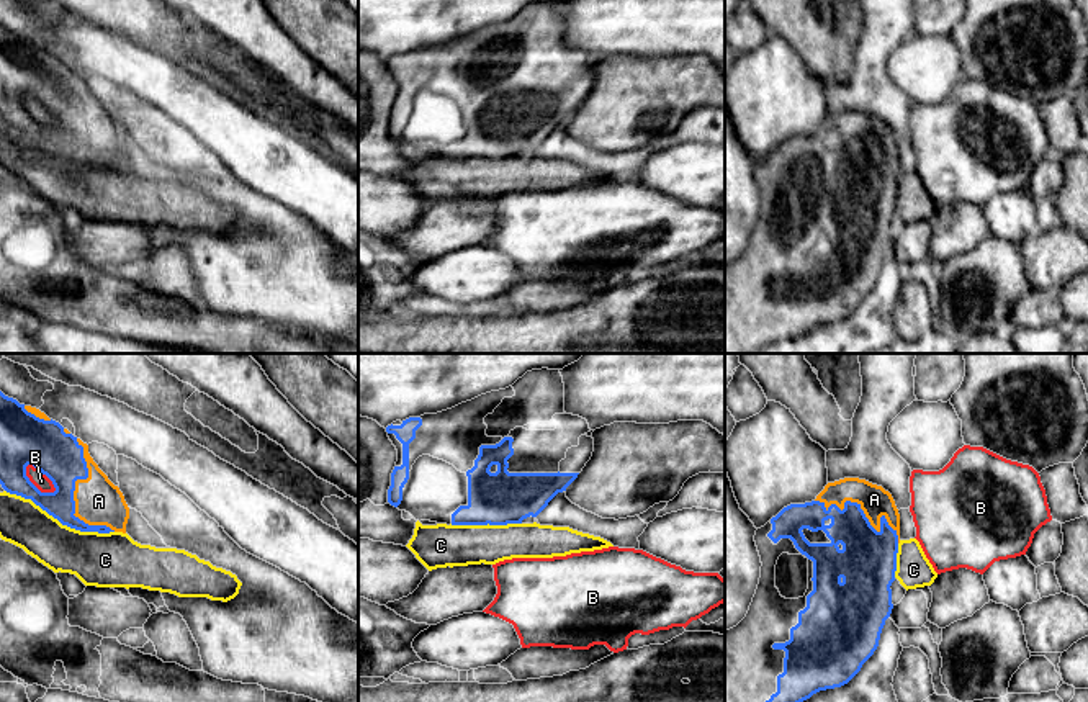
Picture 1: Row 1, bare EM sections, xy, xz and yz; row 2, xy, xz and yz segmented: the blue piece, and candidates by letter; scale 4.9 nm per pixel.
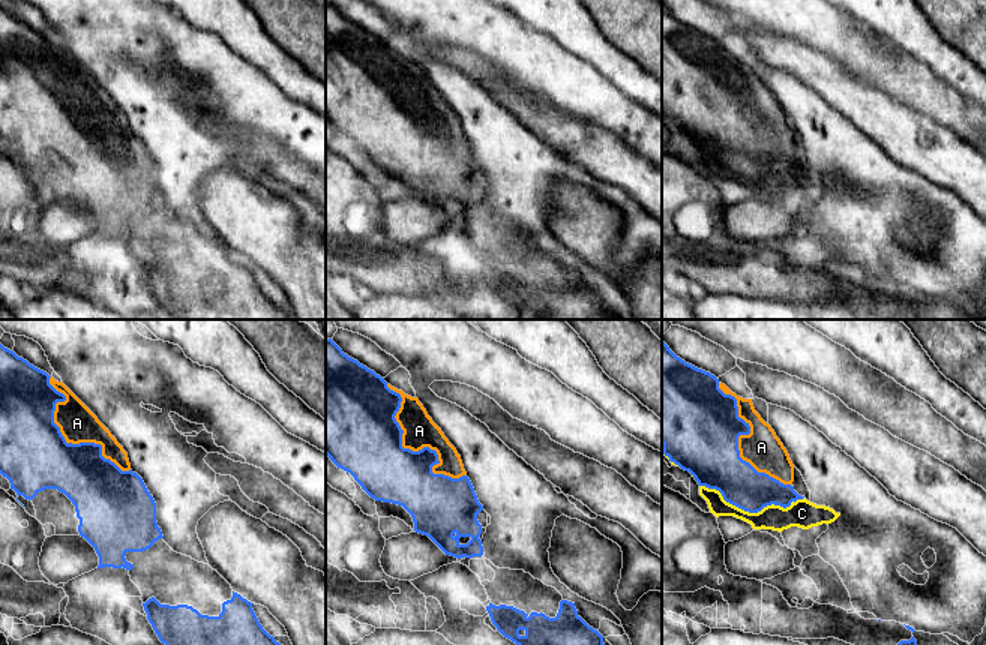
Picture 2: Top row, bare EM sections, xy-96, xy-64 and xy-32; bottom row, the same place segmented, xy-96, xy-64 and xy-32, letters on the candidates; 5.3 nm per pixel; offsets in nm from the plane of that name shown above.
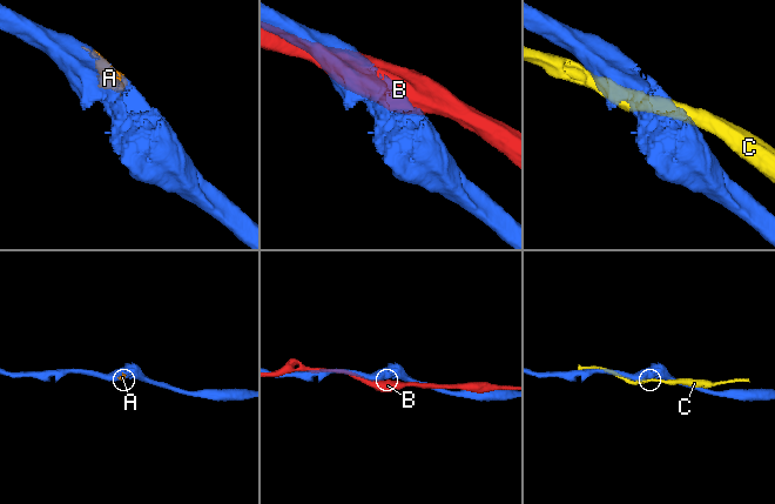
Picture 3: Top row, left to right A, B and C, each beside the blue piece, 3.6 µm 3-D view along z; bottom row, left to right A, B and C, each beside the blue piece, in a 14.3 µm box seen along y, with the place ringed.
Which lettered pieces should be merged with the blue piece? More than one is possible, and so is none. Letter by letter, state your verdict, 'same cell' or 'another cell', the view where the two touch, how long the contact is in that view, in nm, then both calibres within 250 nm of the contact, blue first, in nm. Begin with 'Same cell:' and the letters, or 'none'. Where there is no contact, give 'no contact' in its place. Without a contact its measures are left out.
Same cell: A
A: same cell; contact in yz; length 460 nm; calibres 280 and 150 nm
B: another cell; contact in xy; length 200 nm; calibres 260 and 80 nm
C: another cell; contact in xy; length 600 nm; calibres 160 and 240 nm

